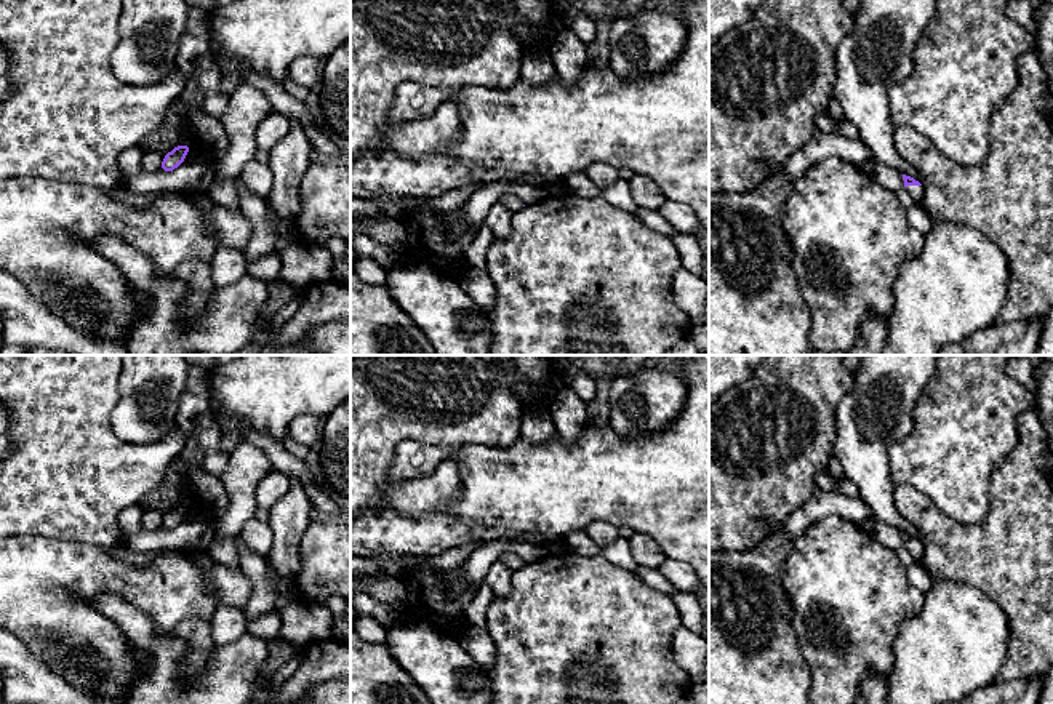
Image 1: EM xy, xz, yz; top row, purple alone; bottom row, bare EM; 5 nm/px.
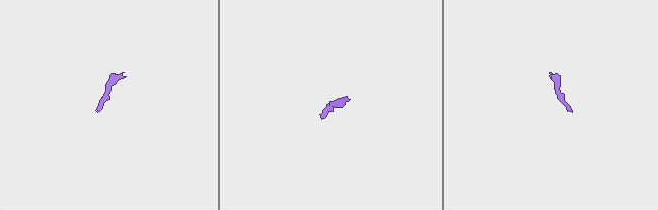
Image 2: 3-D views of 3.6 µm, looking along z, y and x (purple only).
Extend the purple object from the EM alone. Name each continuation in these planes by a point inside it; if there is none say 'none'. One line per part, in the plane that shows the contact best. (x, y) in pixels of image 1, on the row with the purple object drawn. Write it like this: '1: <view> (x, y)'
1: yz (916, 192)

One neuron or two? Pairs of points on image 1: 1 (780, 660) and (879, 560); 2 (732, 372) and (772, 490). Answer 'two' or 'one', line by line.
1: two
2: two

